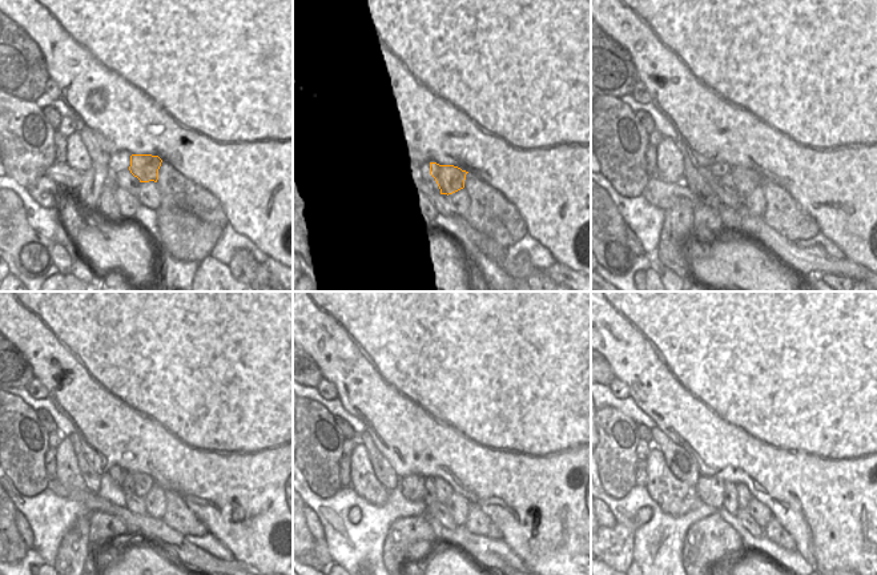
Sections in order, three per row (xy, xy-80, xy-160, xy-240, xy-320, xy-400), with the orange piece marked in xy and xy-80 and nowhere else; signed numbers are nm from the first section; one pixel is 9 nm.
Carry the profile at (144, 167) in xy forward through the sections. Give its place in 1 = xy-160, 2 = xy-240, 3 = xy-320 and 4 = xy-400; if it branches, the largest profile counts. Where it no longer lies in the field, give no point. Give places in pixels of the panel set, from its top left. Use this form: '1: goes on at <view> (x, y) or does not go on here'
1: goes on at xy-160 (745, 180)
2: goes on at xy-240 (143, 483)
3: goes on at xy-320 (443, 490)
4: goes on at xy-400 (744, 495)

